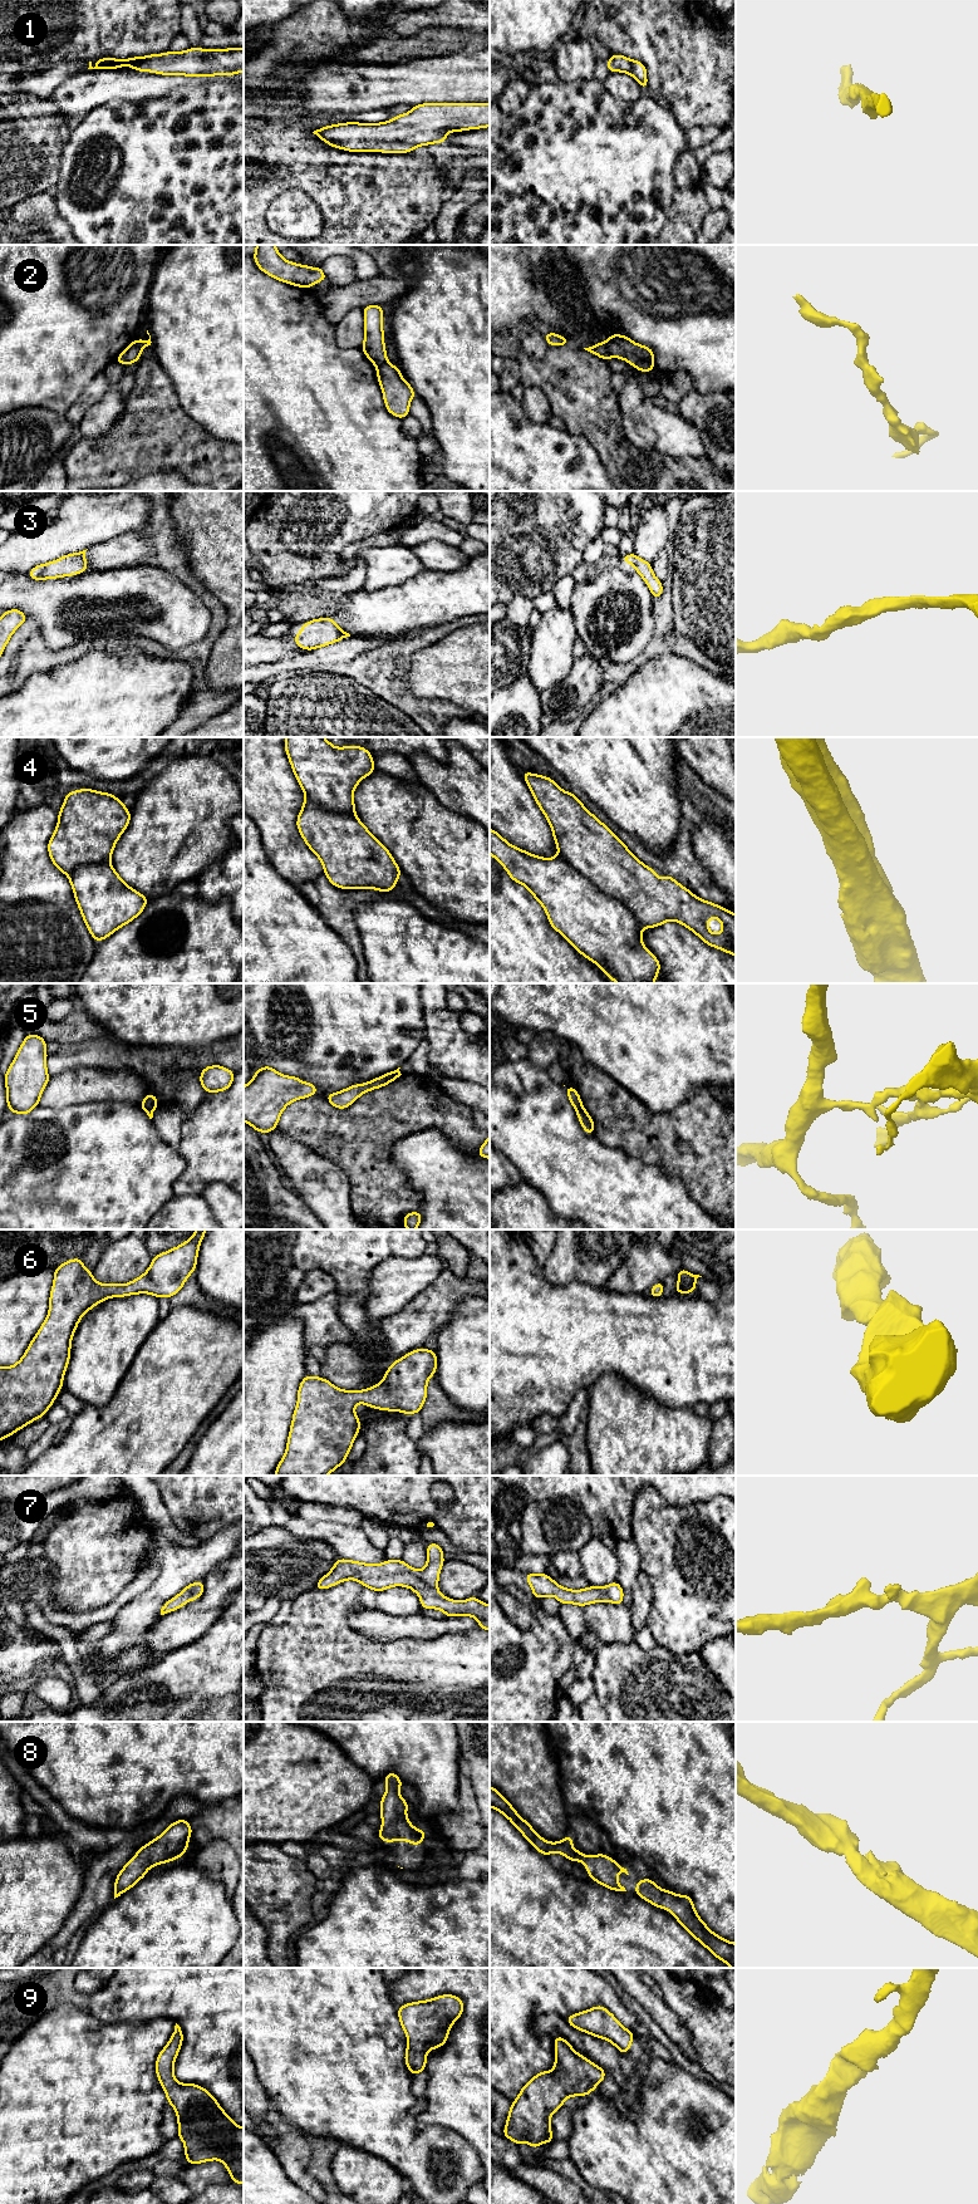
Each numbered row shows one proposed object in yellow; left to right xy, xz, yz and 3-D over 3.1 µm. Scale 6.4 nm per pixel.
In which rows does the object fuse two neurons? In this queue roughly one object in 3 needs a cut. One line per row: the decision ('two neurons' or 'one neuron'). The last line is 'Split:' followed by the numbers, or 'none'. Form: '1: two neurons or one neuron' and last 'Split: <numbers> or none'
1: one neuron
2: two neurons
3: one neuron
4: two neurons
5: two neurons
6: one neuron
7: one neuron
8: one neuron
9: one neuron
Split: 2, 4, 5

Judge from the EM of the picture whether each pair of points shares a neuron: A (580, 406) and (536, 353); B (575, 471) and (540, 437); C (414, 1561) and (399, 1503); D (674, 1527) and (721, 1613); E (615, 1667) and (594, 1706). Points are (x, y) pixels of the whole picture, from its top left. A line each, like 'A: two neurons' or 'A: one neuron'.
A: two neurons
B: one neuron
C: two neurons
D: one neuron
E: two neurons

